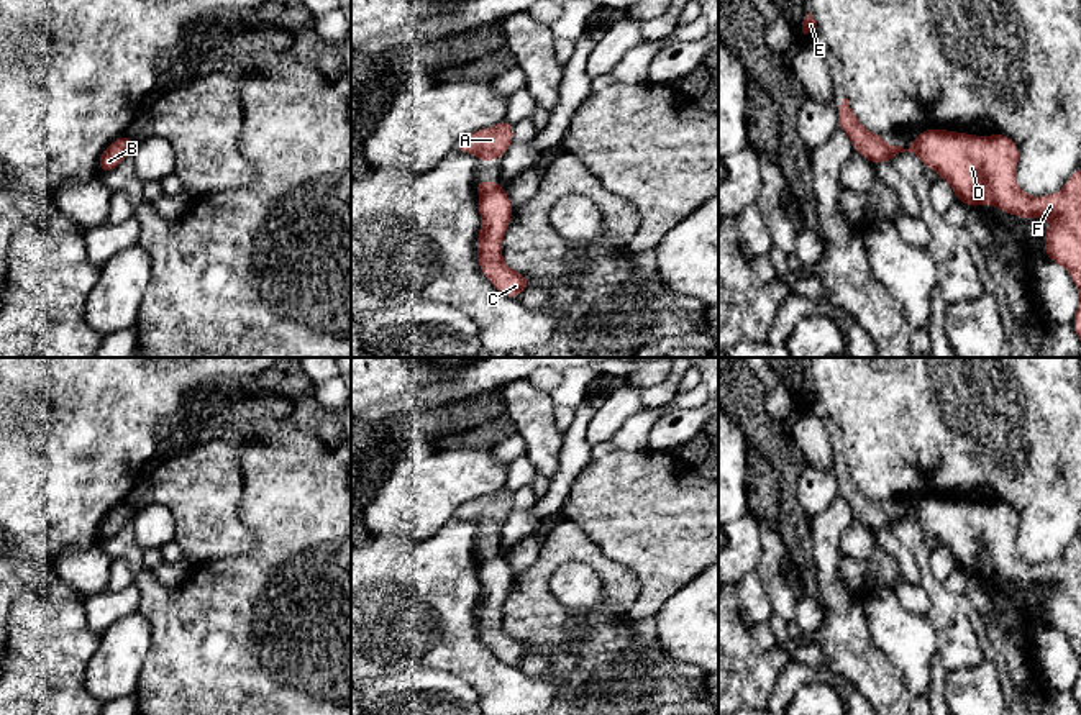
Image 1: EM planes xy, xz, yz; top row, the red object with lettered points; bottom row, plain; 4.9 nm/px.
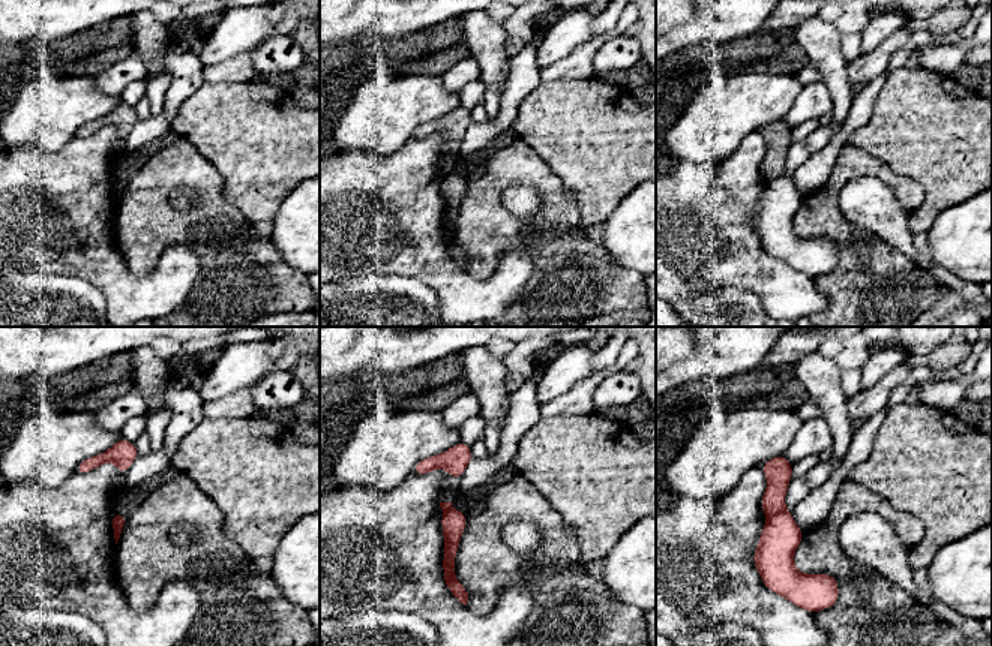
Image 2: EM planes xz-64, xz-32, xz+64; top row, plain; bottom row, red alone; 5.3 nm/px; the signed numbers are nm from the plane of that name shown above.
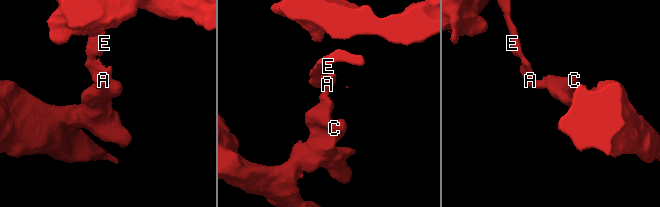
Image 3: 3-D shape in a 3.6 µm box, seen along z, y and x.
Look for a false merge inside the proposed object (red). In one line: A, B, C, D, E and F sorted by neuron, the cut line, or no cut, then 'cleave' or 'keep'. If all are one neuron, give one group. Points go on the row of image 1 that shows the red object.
A B E / C D F; cut in xz along (501, 186), (481, 195); cleave

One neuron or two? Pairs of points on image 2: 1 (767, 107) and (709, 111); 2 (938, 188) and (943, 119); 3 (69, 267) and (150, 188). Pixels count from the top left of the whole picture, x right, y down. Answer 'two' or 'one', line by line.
1: one
2: one
3: two

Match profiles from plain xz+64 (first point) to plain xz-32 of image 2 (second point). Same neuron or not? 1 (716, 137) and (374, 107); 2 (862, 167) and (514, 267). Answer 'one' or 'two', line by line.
1: one
2: two

